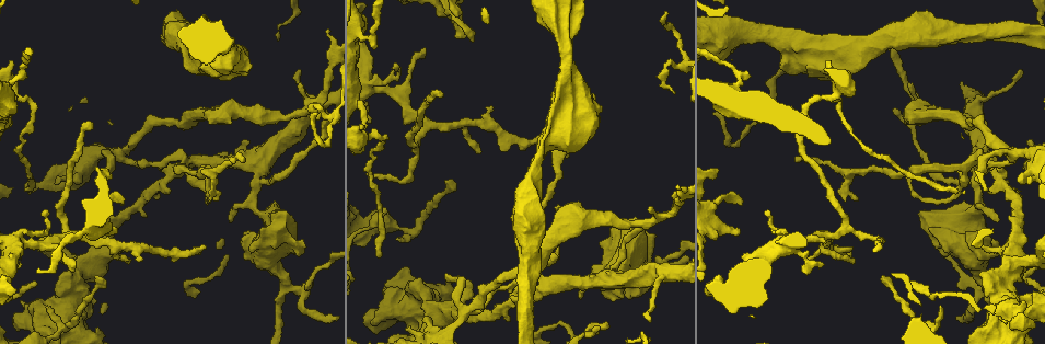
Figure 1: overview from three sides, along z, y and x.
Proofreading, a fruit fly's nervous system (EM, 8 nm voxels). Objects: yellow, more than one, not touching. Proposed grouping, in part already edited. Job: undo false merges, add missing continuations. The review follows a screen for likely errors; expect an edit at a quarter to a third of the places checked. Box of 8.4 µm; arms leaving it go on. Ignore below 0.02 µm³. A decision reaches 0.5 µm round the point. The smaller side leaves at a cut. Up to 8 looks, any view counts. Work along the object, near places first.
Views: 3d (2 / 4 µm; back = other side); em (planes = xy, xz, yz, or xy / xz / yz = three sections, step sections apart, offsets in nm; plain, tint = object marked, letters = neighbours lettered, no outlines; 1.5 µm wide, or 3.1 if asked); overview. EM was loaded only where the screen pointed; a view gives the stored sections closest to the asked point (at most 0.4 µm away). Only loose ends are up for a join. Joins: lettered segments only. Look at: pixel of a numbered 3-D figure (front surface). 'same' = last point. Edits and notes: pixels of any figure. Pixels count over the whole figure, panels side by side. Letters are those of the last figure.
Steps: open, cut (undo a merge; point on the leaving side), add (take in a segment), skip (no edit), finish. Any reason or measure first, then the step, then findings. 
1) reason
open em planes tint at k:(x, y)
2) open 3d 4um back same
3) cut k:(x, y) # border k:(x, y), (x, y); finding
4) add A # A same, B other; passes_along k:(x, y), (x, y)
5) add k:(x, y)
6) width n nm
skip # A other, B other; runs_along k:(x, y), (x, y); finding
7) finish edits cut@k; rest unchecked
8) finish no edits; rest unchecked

branch stops here
open 3d 2um at 1:(325, 31)

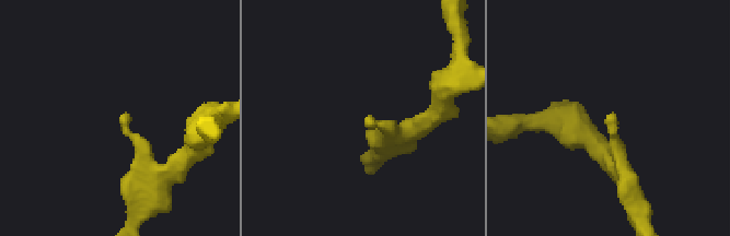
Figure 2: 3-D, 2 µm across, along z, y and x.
now the EM
open em planes letters at 2:(368, 122)

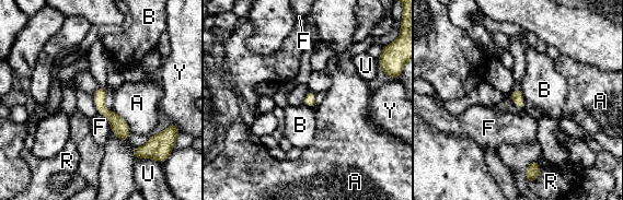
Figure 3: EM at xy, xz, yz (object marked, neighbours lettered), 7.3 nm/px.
skip # A other, B other, F other, R other, U other, Y other; border 3:(520, 90), (525, 108); none of them fits

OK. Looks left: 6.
open em planes tint at 1:(289, 287)

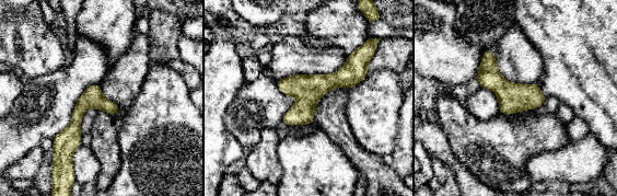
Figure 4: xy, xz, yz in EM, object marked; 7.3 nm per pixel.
what lies round it
open em planes letters same

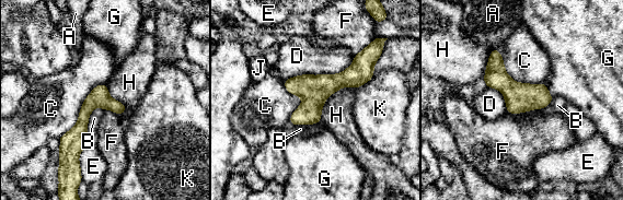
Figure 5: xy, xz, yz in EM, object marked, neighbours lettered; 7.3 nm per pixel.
longest_contact D 550 nm
skip # A other, B other, C other, D other, E other, F other, G other, H other, J other, K other; runs_along 5:(371, 62), (332, 82), (292, 119); continuous, no second neuron

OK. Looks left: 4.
an open end
open em planes letters at 1:(458, 15)

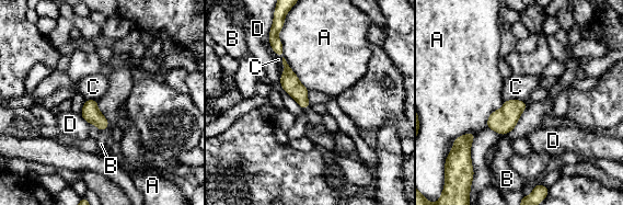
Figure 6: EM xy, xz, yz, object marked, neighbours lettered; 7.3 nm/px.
skip # A other, B other, C other, D other; runs_along 6:(276, 47), (306, 105); no lettered segment goes on from it

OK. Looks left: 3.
finish no edits; rest unchecked

